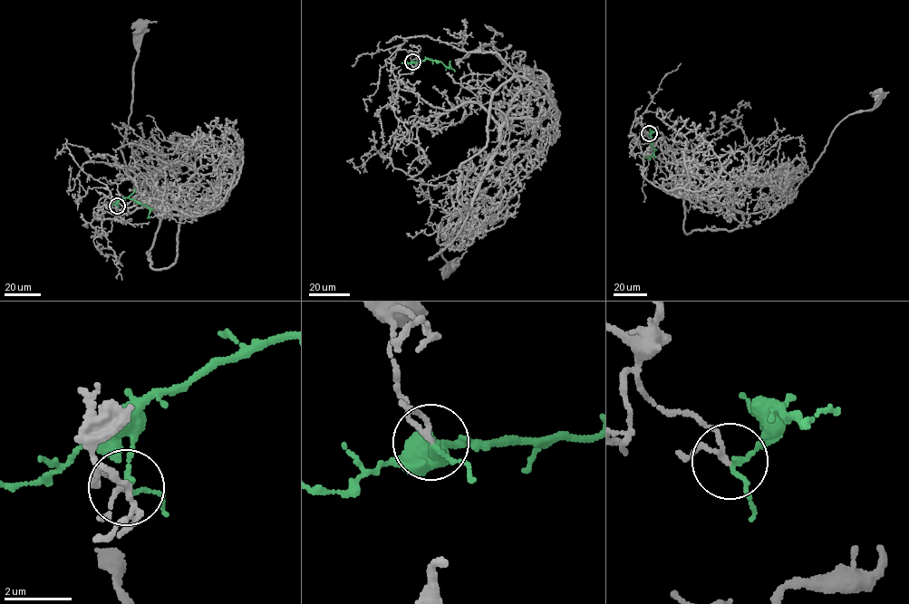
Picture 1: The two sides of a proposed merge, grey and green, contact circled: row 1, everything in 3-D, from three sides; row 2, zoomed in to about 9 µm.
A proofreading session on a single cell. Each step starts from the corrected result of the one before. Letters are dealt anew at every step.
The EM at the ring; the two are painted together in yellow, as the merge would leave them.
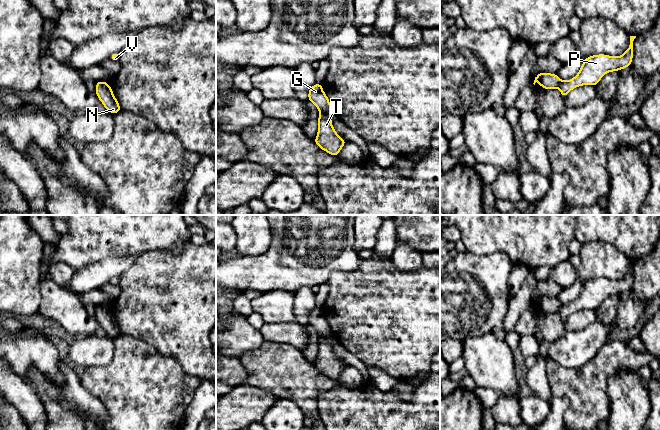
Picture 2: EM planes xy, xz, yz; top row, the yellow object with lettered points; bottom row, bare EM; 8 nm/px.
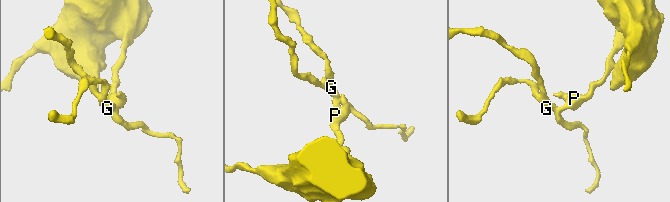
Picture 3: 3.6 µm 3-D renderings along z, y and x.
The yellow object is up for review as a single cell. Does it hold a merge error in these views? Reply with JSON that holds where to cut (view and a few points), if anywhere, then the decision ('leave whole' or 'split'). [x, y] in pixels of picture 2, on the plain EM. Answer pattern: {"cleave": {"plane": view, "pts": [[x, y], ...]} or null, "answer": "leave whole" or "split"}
{"cleave": {"plane": "xz", "pts": [[320, 336], [329, 338]]}, "answer": "split"}

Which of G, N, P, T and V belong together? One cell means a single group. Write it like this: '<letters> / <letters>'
G / N P T V

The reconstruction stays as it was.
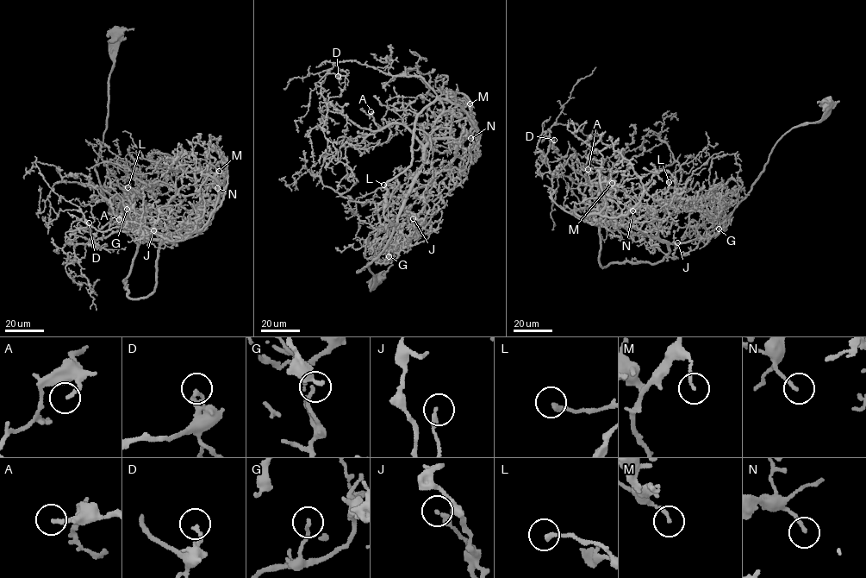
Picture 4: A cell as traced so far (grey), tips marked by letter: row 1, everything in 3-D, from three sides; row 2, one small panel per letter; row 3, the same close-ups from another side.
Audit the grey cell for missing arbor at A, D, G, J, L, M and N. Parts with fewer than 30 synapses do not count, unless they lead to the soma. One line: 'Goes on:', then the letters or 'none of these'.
Goes on: none of these

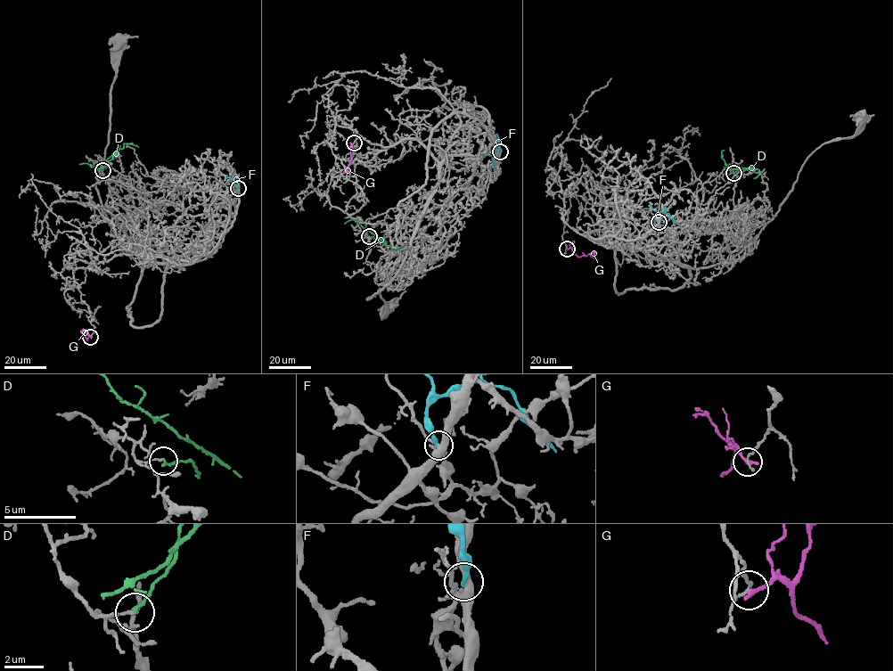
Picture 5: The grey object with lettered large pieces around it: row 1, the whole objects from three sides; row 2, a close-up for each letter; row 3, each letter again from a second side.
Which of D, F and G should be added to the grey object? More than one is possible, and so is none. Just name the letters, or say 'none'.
none

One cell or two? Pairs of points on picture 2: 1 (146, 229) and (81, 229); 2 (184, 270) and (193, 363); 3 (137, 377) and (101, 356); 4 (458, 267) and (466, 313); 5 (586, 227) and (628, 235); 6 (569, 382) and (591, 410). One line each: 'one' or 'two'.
1: one
2: one
3: two
4: one
5: one
6: one

